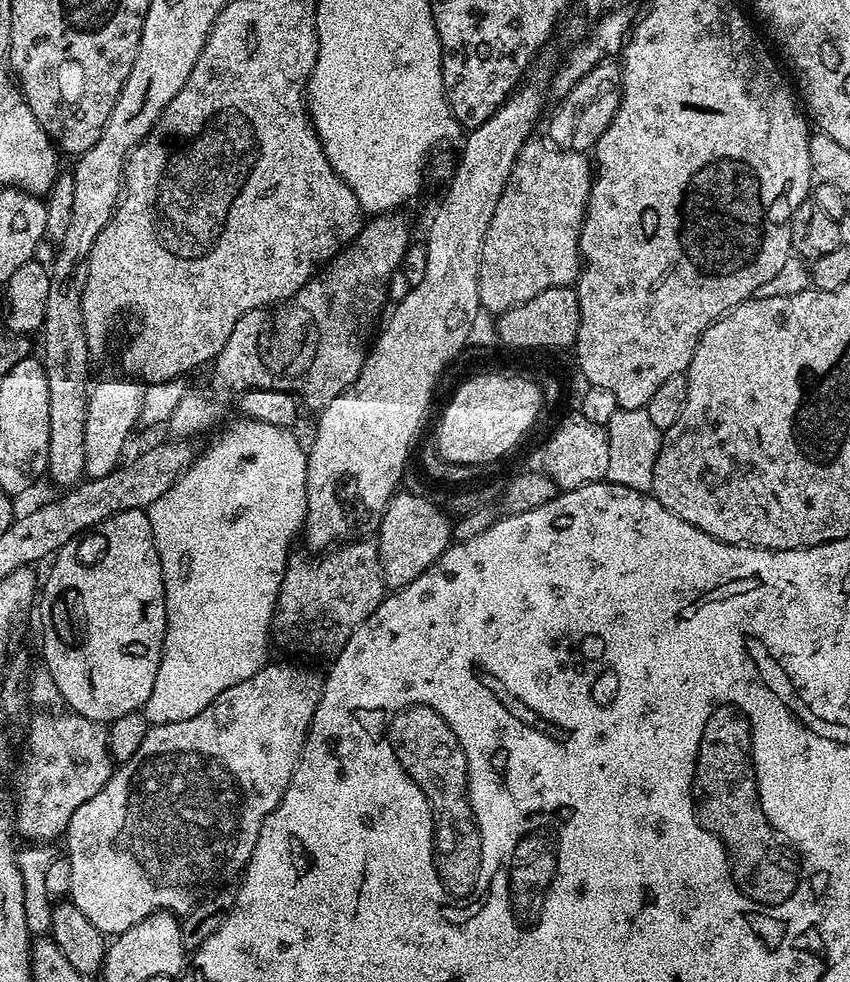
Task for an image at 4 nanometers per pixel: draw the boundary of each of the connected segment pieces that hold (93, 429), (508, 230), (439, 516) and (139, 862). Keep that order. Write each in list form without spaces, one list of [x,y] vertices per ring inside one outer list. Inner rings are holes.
[[[135,378],[123,379],[104,380],[97,386],[95,383],[88,392],[88,414],[84,423],[84,474],[87,479],[97,480],[120,467],[126,456],[124,447],[132,436],[132,427],[137,427],[140,421],[145,385]]]
[[[547,138],[526,141],[482,242],[480,306],[485,313],[509,312],[546,290],[577,283],[582,271],[580,228],[593,183],[594,168],[583,151],[557,148]]]
[[[397,491],[380,517],[378,543],[384,583],[389,589],[404,588],[418,578],[453,543],[452,523],[432,500],[416,492]]]
[[[268,662],[246,682],[238,682],[238,686],[230,686],[230,690],[222,690],[222,694],[218,694],[218,698],[214,698],[214,702],[194,718],[149,727],[137,752],[128,761],[121,763],[113,771],[106,786],[98,790],[98,794],[94,794],[90,802],[78,806],[78,810],[74,810],[74,818],[70,818],[66,833],[66,841],[68,840],[66,859],[70,862],[72,871],[70,874],[71,903],[76,904],[78,910],[82,910],[82,914],[86,914],[86,918],[90,918],[90,922],[94,922],[94,926],[98,926],[100,932],[119,934],[125,932],[131,924],[153,916],[155,912],[166,911],[173,914],[191,912],[201,899],[200,888],[210,887],[208,889],[211,889],[217,883],[215,880],[228,867],[236,868],[236,870],[243,869],[248,859],[252,857],[262,822],[278,806],[282,794],[286,794],[286,786],[290,786],[304,744],[308,740],[308,727],[312,724],[323,693],[324,682],[321,673],[311,672],[308,668],[295,668],[292,664]]]

